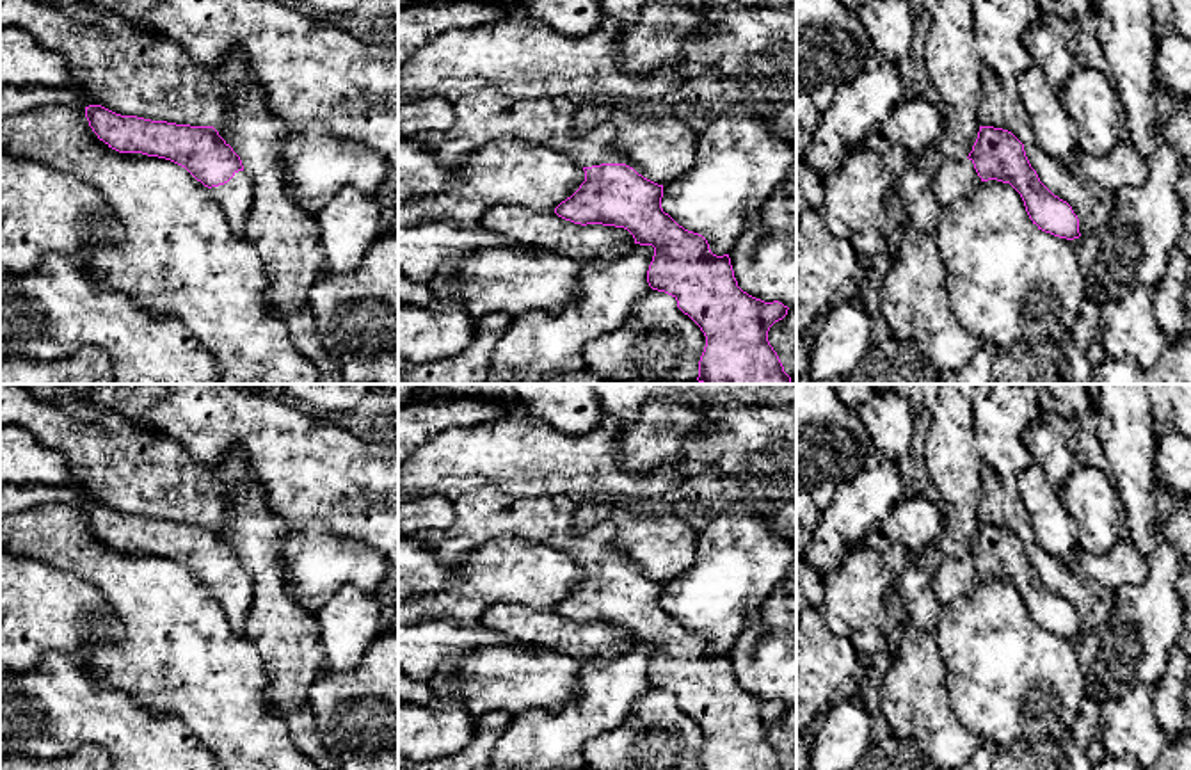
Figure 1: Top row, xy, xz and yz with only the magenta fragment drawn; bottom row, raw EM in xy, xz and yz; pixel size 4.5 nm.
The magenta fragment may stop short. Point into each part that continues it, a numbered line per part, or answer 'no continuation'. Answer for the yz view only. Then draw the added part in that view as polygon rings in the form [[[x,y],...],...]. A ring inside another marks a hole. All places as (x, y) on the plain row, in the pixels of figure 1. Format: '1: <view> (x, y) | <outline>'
1: yz (957, 577) | [[[947,555],[931,576],[931,592],[942,606],[971,594],[981,583],[972,558]]]

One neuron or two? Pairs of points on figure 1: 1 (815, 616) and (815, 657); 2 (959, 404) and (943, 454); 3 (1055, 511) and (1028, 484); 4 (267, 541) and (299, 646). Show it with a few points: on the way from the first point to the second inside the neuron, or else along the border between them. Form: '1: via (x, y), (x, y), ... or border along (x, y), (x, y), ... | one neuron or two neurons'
1: via (815, 626), (815, 646) | one neuron
2: via (951, 417), (950, 441) | one neuron
3: via (1047, 504), (1035, 491) | one neuron
4: via (267, 568), (276, 619) | one neuron

